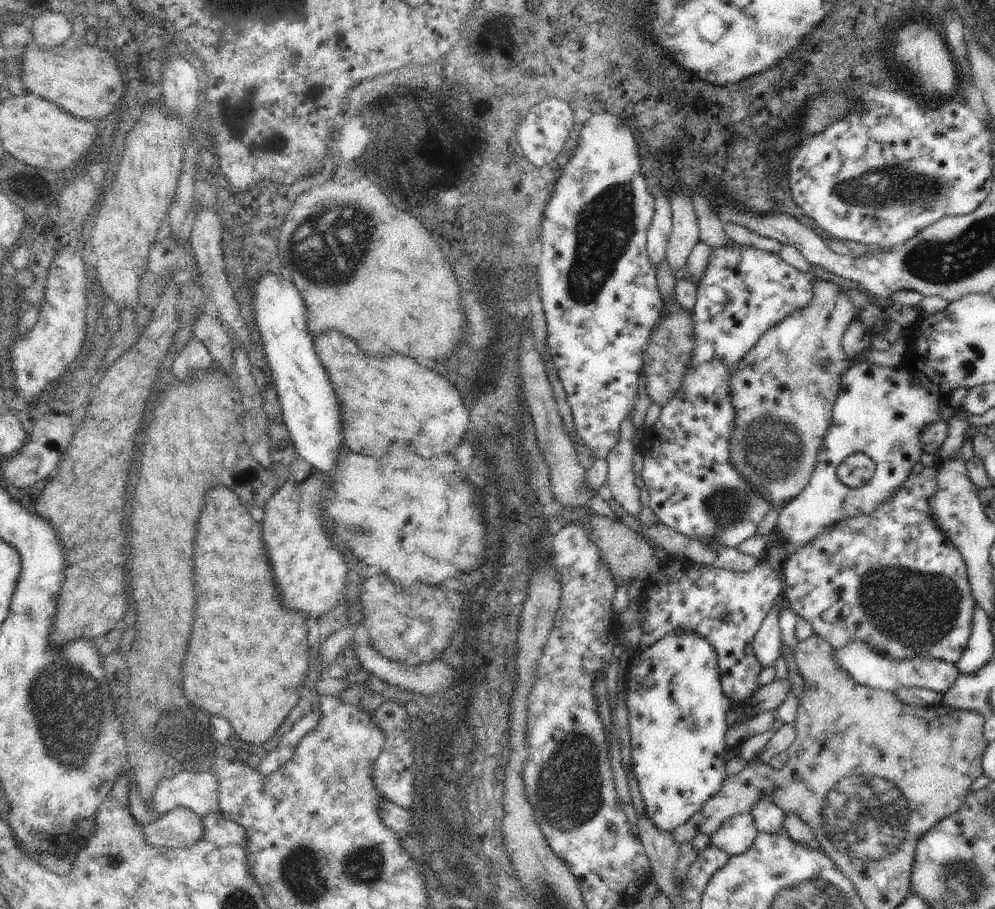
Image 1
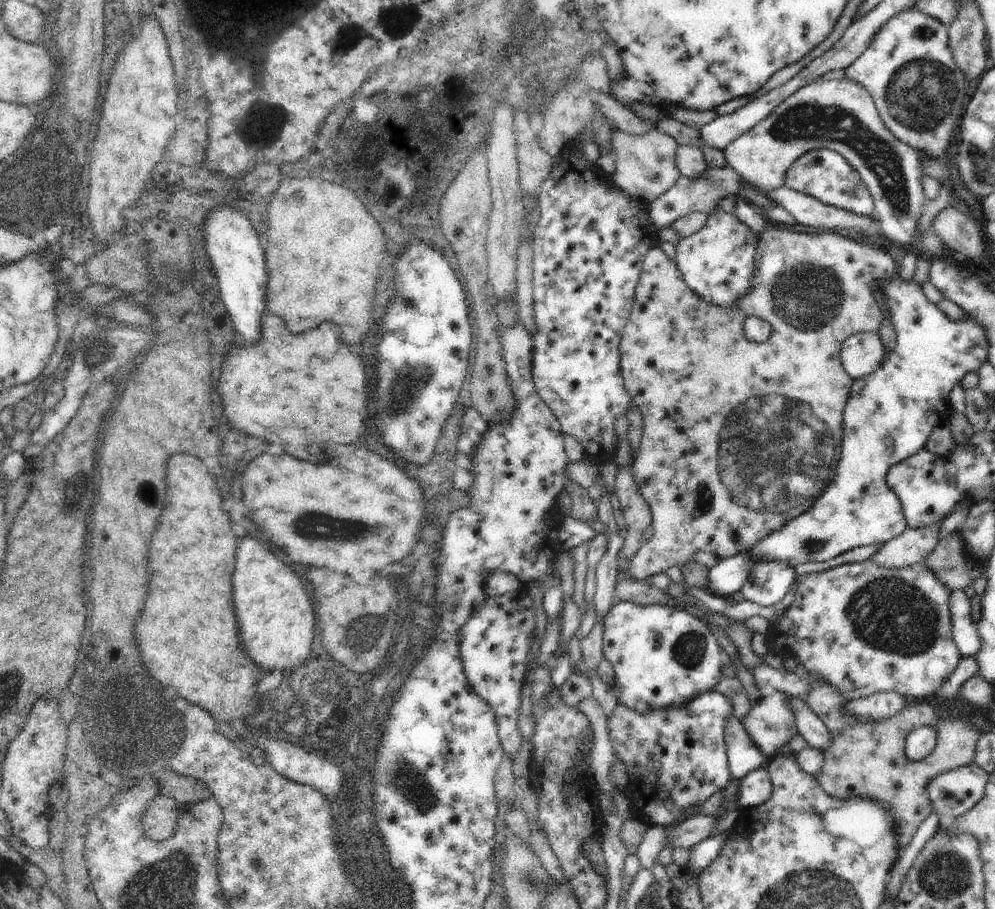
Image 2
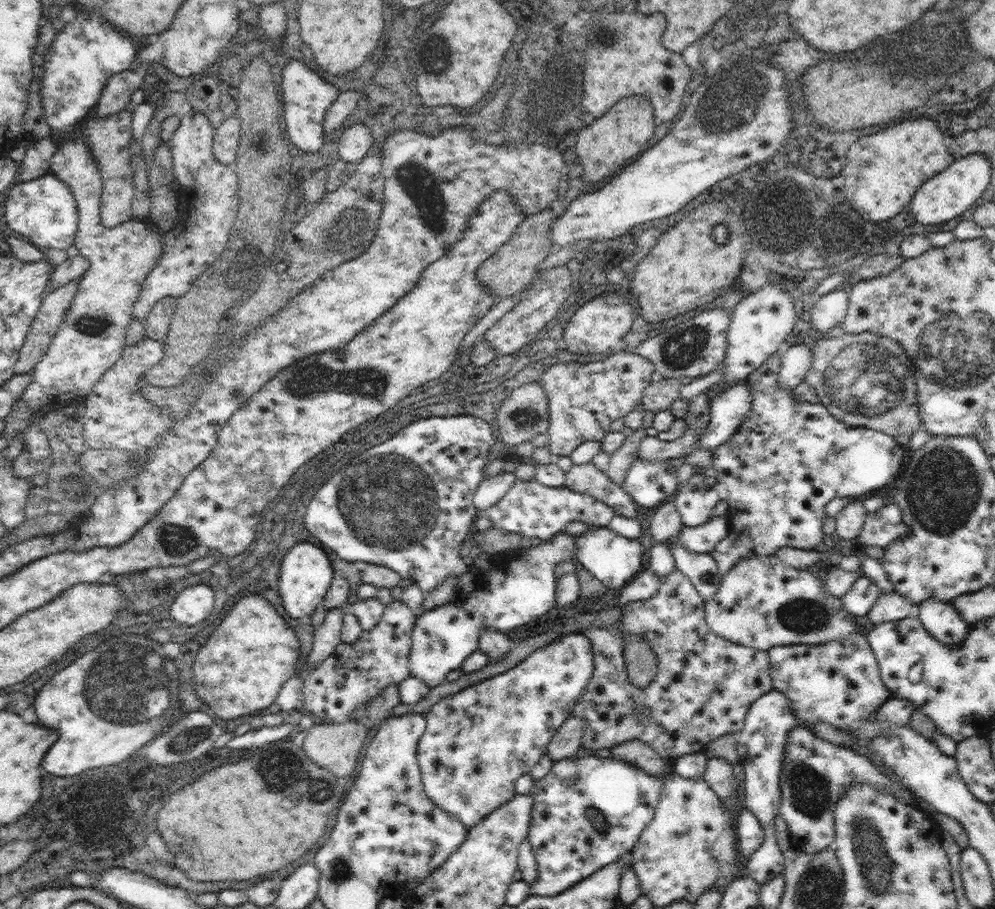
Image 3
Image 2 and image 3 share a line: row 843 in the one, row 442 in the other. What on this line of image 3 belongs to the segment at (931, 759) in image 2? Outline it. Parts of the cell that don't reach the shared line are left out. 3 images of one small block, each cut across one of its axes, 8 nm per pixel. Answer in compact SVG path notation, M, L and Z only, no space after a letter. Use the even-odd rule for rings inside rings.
M874 332L816 340L811 348L812 367L807 382L836 420L853 427L873 428L890 435L903 447L910 446L912 434L922 428L914 363L900 342Z

